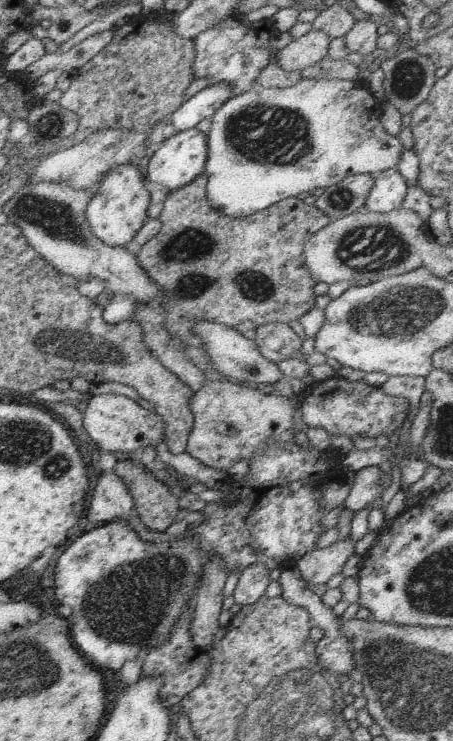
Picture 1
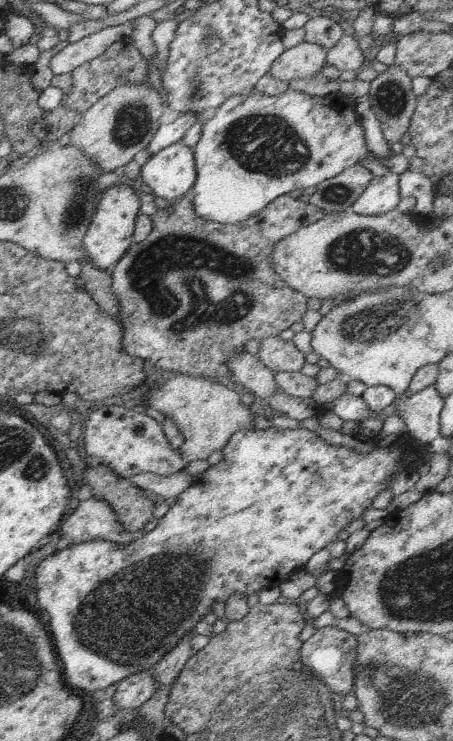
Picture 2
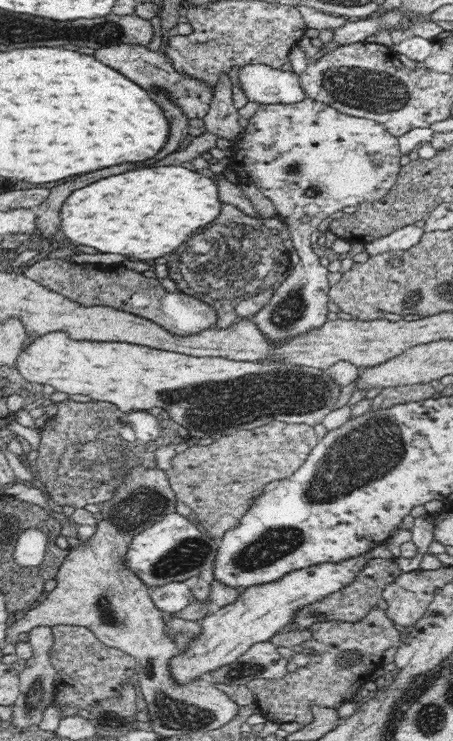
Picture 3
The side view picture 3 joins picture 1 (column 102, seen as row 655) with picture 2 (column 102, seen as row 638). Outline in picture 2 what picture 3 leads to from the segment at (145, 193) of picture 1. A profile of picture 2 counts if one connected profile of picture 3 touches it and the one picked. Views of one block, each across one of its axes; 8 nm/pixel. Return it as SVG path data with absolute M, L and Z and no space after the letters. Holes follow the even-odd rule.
M113 184L100 195L95 213L83 238L83 247L87 252L87 262L107 272L112 270L134 243L133 234L141 200L137 195L138 191L134 189L134 186L132 188L131 185Z

